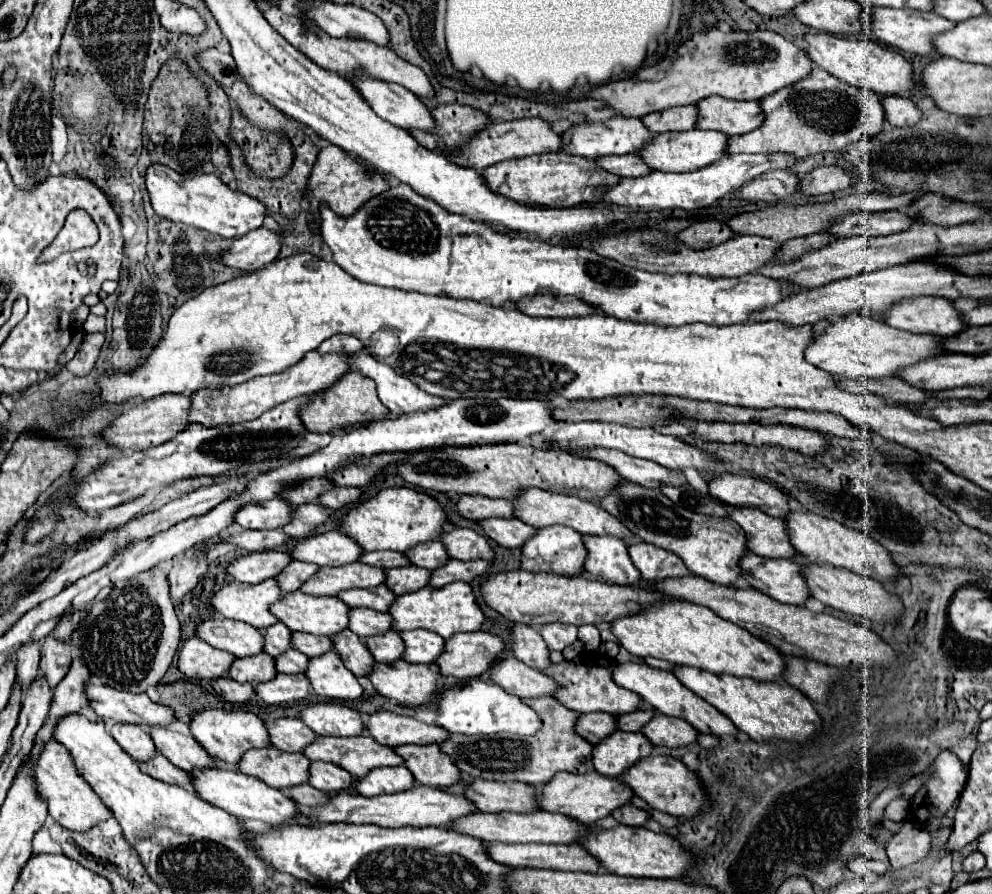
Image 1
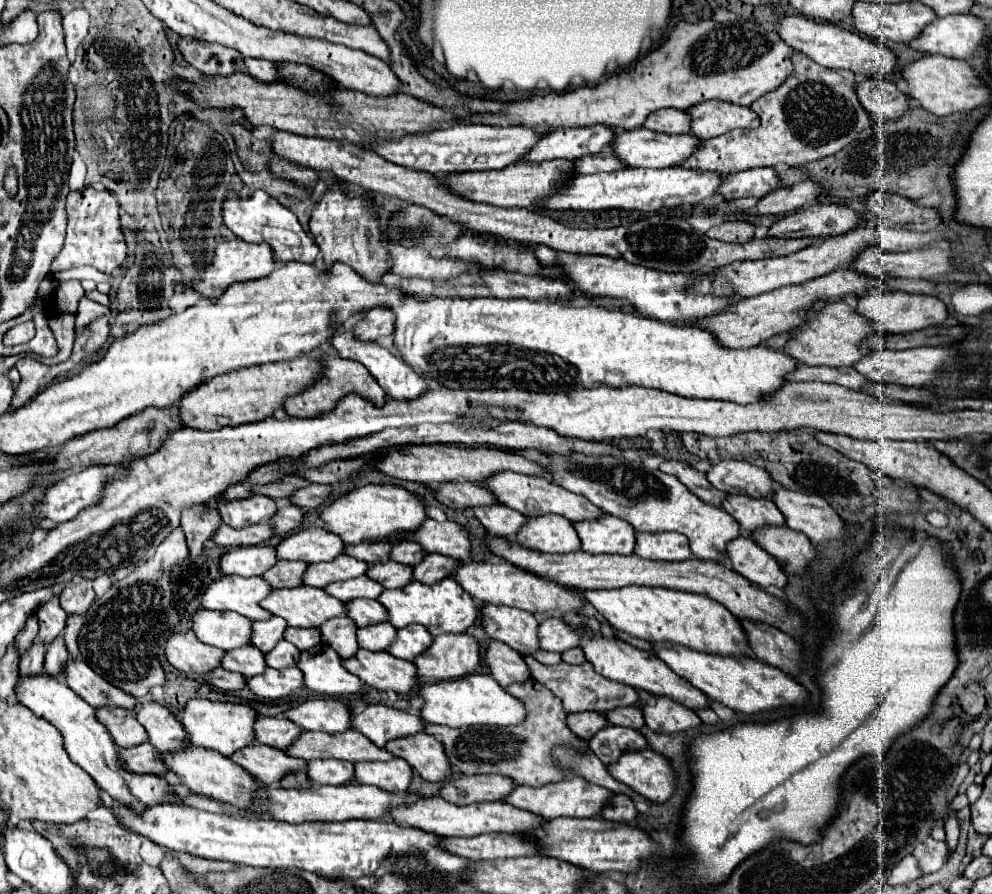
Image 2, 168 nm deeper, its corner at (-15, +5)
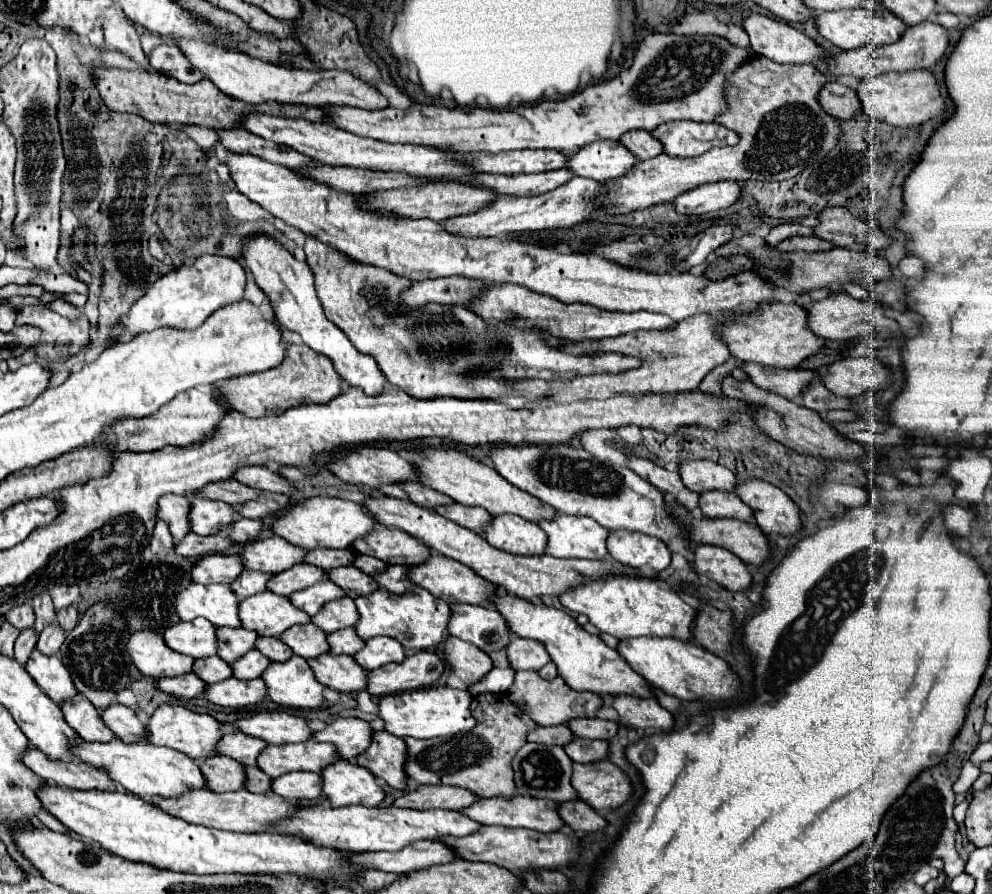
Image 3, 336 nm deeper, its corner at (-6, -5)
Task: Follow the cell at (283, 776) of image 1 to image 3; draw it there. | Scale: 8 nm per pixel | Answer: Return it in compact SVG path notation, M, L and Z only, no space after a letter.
M210 756L198 760L198 768L206 778L206 788L214 792L228 792L228 790L242 790L244 788L244 766L234 762L226 756Z

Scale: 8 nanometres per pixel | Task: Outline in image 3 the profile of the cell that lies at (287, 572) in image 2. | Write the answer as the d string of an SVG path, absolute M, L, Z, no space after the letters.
M244 570L242 578L238 578L238 582L232 582L230 588L242 600L242 598L248 598L252 594L264 592L268 580L270 580L270 574L258 574L254 570Z

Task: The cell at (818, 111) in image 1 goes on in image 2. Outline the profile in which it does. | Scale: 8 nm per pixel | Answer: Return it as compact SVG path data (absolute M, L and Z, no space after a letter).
M803 52L793 54L795 74L789 76L777 90L761 96L751 104L751 108L759 114L761 126L755 130L731 130L719 138L703 140L699 150L691 156L691 160L683 162L685 168L699 168L699 170L717 170L723 174L741 172L757 166L777 166L777 164L789 164L799 166L807 162L821 160L825 156L831 156L851 142L857 140L859 132L869 128L873 124L871 112L863 110L859 104L859 98L855 96L855 74L849 70L833 70L823 68L815 62L811 62L809 56L803 56Z

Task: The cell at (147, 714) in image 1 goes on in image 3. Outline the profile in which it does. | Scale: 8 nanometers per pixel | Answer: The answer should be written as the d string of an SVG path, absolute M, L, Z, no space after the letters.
M34 648L24 668L34 678L34 682L38 682L42 692L54 702L62 702L76 694L70 674L58 656L44 656Z

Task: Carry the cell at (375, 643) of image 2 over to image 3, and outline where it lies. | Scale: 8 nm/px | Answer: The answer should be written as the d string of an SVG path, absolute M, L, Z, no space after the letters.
M344 628L344 630L328 634L328 646L330 646L330 652L334 652L334 654L352 656L354 652L358 652L364 646L364 640L358 638L352 628Z

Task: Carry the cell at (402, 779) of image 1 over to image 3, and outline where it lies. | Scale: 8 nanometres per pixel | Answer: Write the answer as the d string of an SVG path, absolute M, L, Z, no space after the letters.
M338 760L326 766L322 772L322 796L332 806L378 806L384 798L382 788L376 784L376 776L366 768L348 760Z

